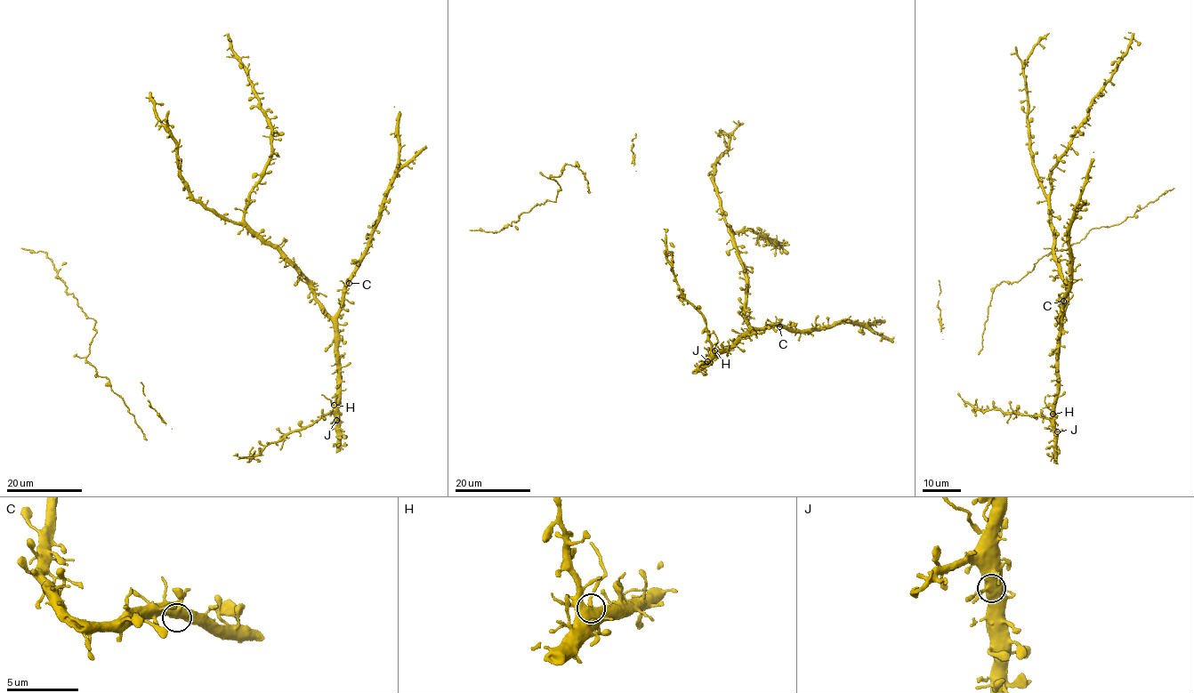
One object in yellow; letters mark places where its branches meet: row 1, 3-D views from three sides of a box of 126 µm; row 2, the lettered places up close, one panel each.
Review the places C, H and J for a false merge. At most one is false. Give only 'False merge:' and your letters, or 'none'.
False merge: H

